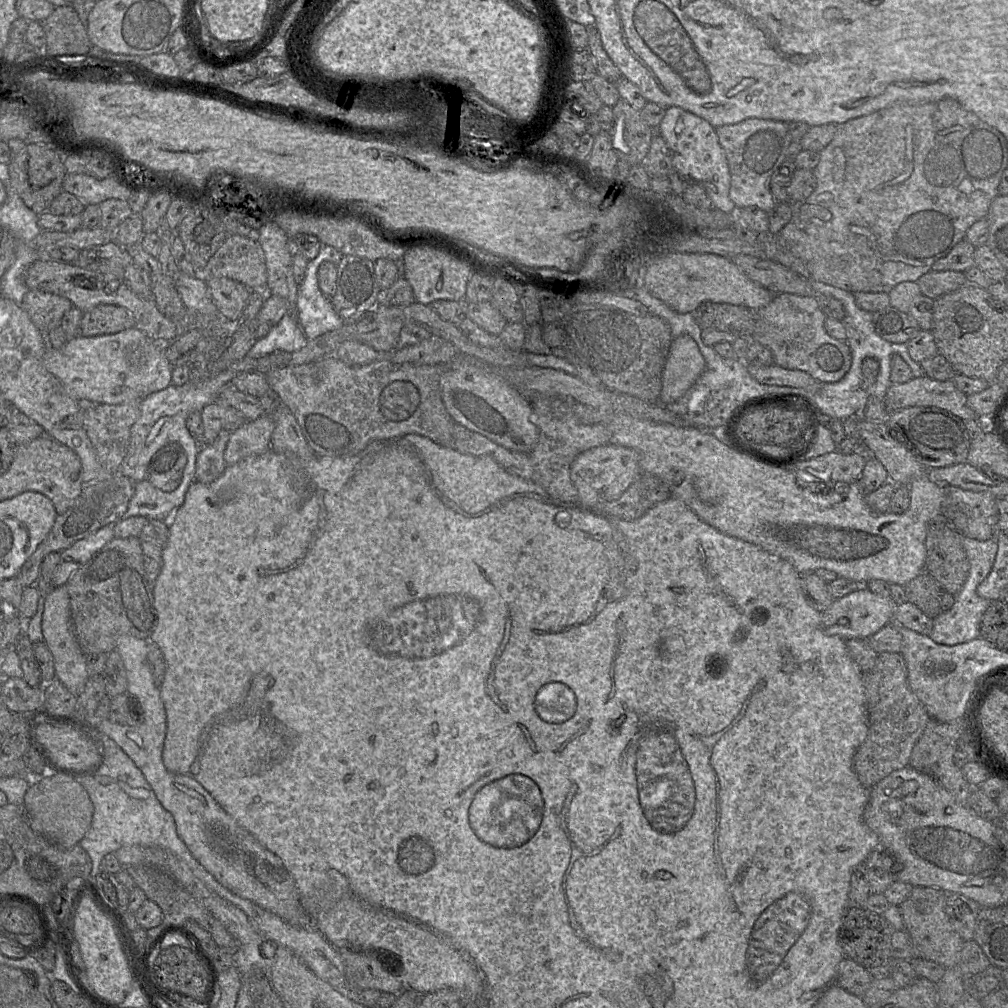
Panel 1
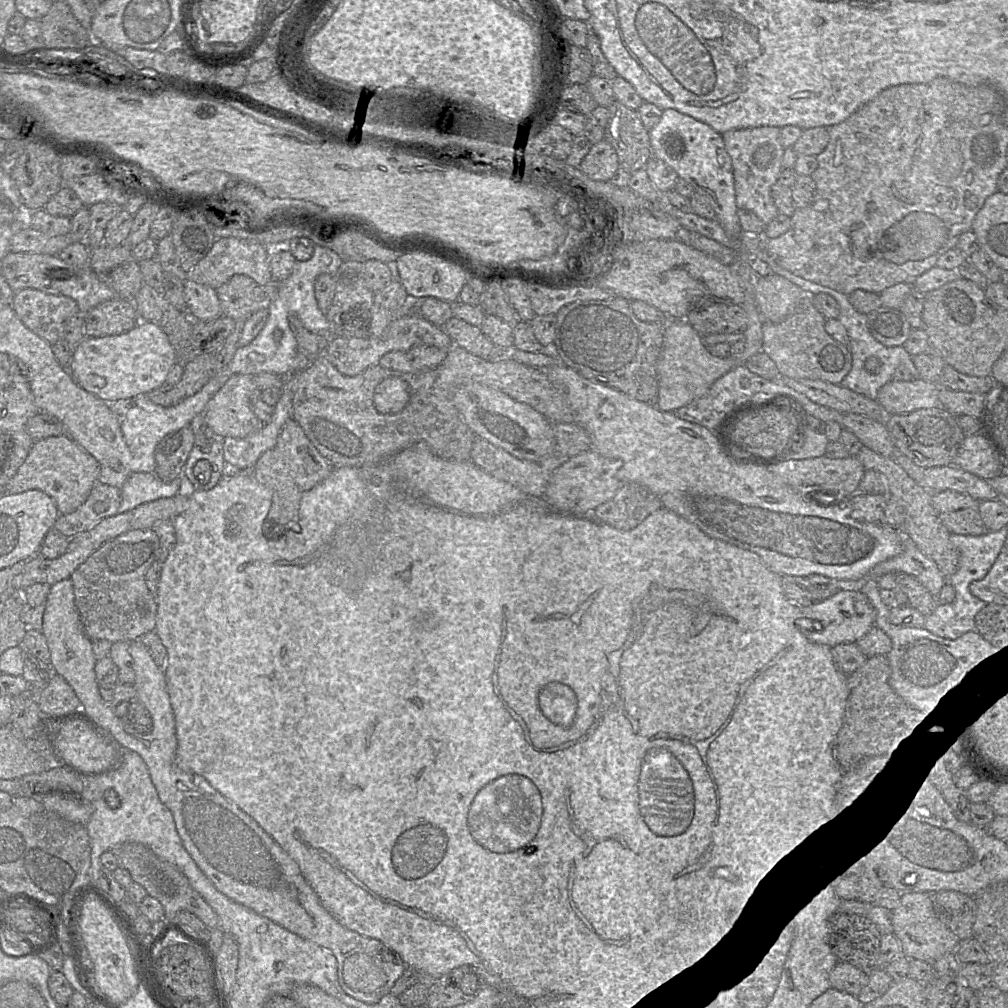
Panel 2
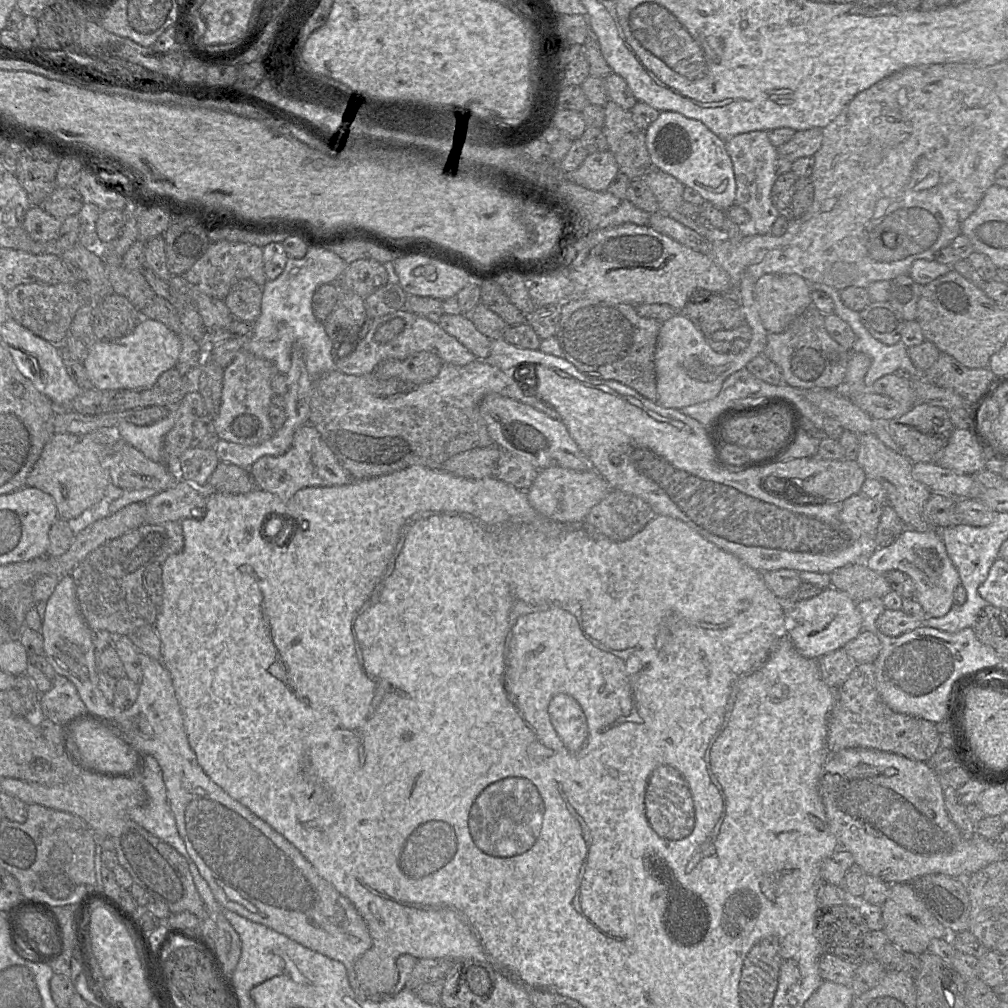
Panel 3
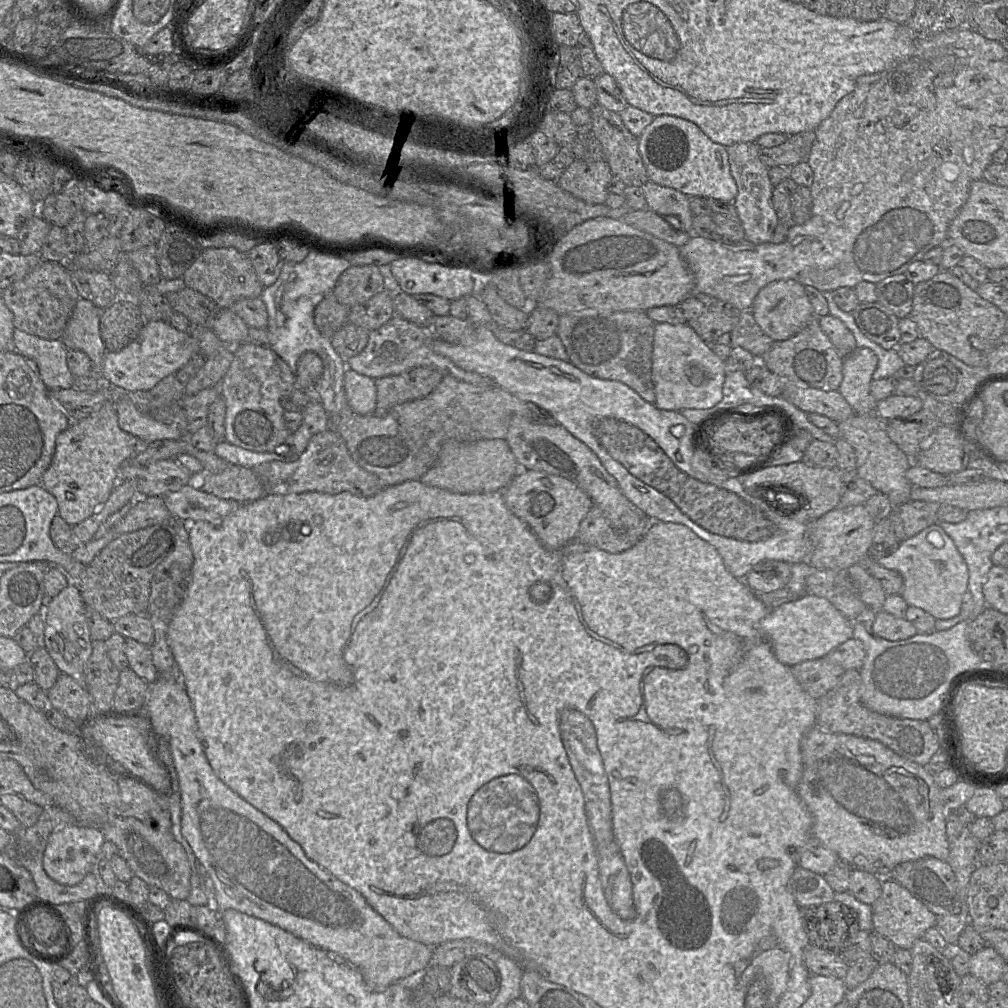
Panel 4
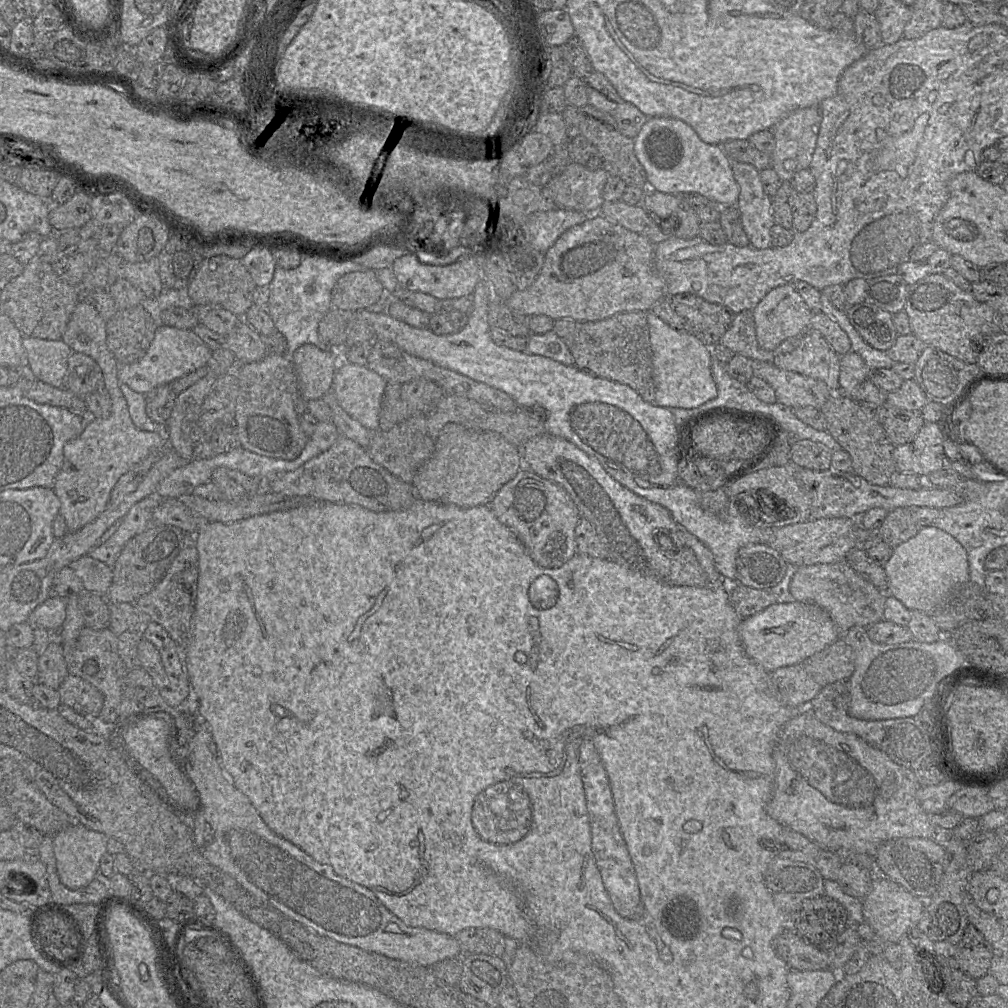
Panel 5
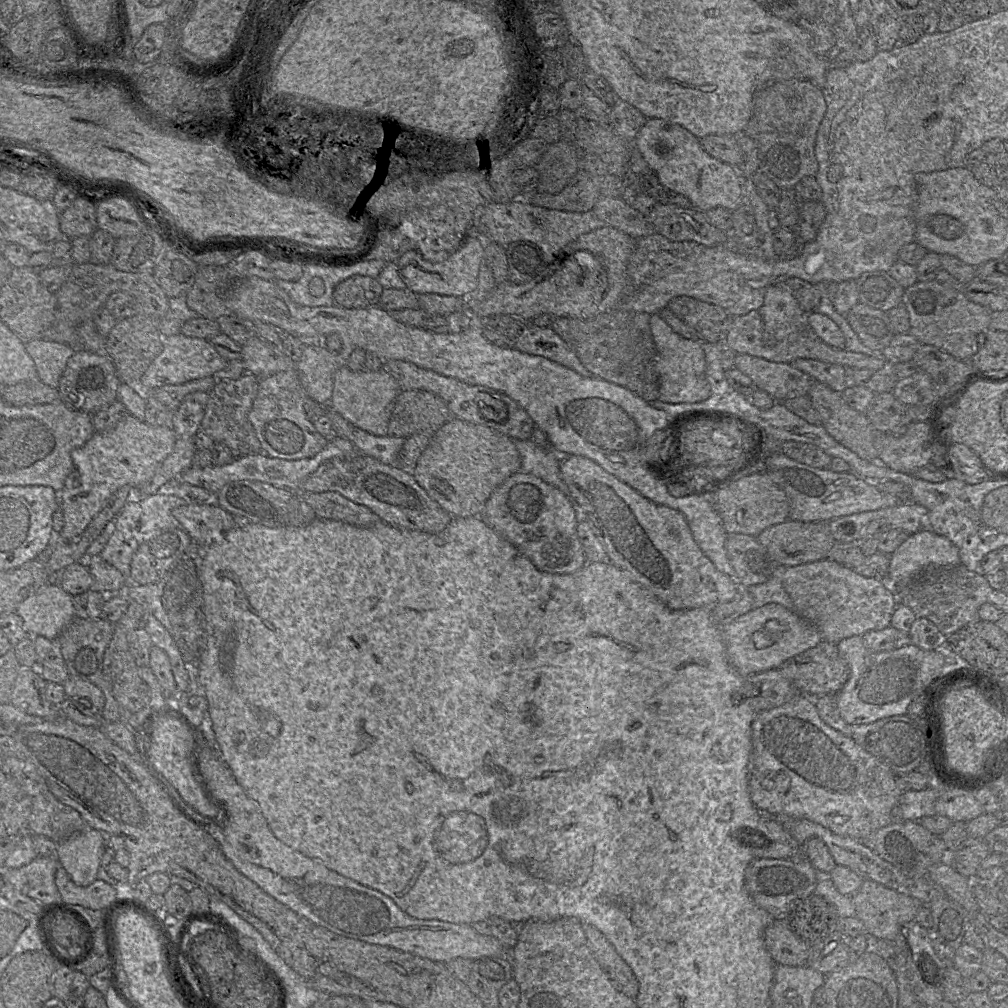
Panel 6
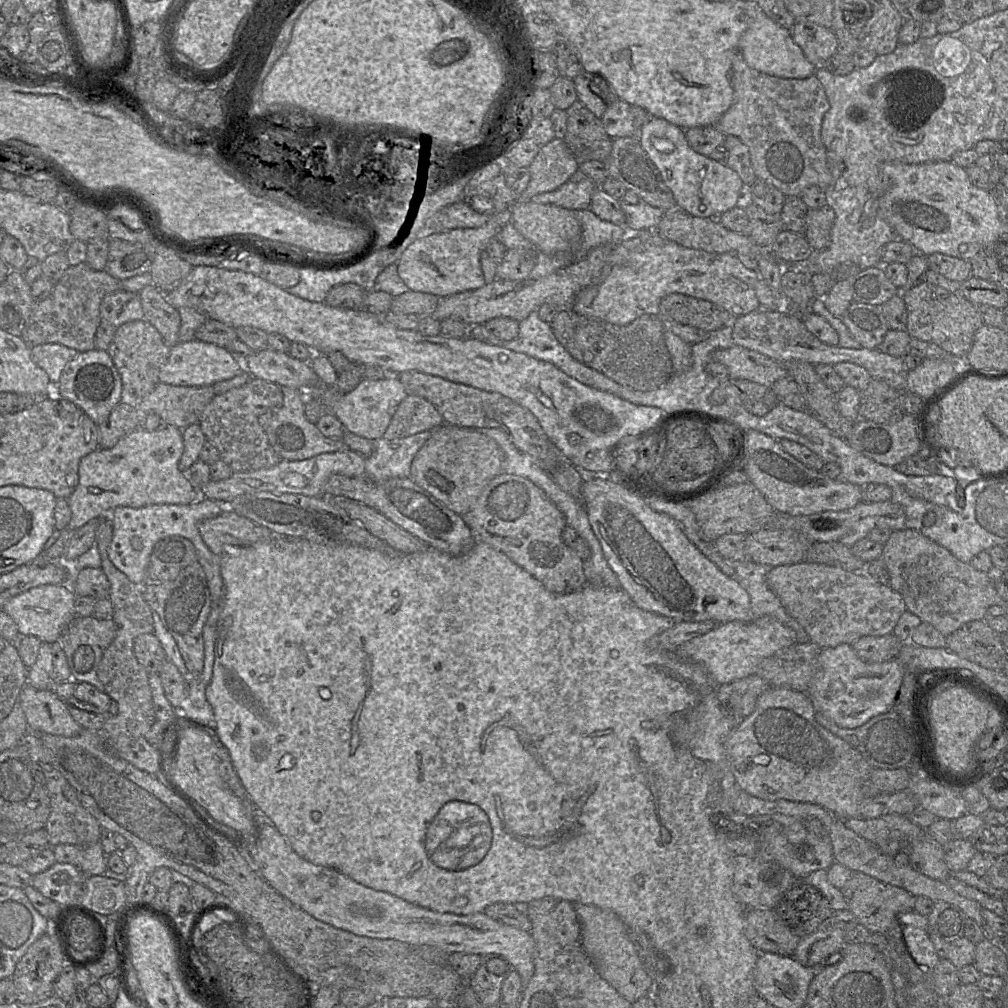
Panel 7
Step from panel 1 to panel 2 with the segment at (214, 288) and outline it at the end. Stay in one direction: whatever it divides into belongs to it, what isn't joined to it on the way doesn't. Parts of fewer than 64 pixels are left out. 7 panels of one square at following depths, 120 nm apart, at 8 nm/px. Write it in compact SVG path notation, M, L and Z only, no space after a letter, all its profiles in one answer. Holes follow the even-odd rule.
M235 275L216 289L222 315L245 321L257 311L267 308L276 286L261 287L245 275Z

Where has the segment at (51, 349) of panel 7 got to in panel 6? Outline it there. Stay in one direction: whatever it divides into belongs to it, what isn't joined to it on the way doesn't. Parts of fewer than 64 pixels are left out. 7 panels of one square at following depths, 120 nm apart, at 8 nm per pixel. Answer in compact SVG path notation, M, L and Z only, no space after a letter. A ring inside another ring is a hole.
M44 339L27 341L25 348L35 363L39 380L58 389L67 362L75 349L67 344Z

